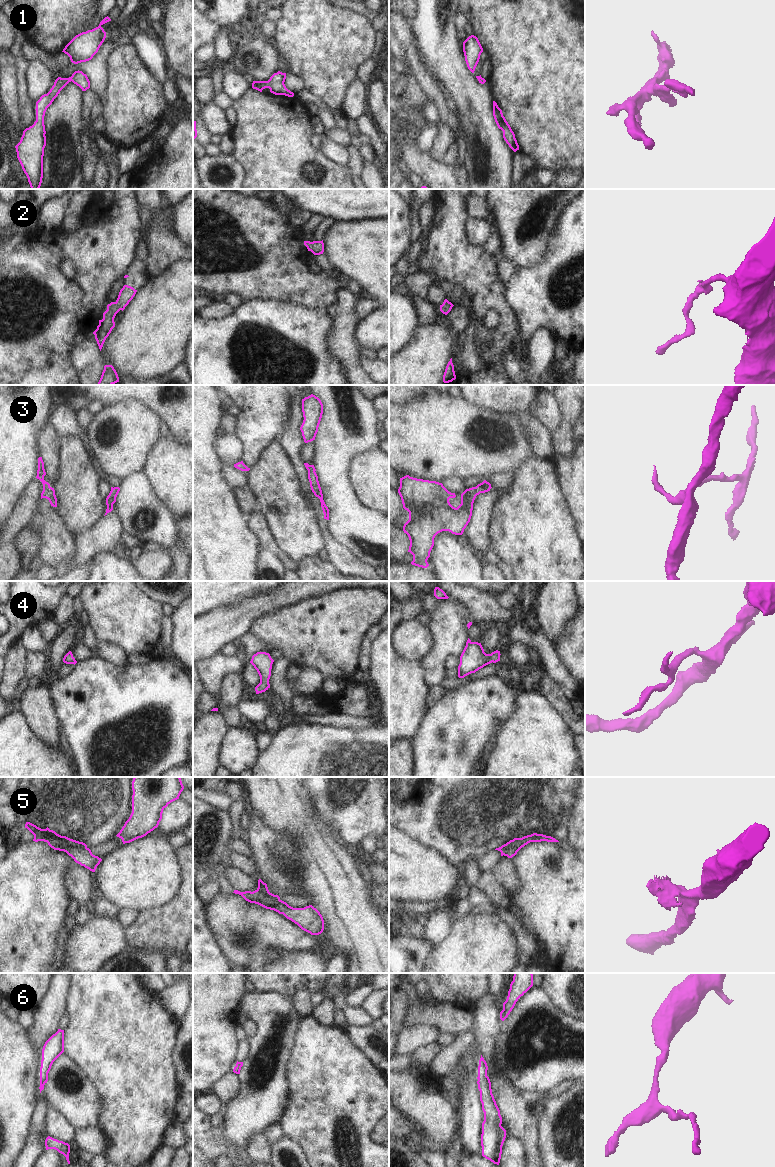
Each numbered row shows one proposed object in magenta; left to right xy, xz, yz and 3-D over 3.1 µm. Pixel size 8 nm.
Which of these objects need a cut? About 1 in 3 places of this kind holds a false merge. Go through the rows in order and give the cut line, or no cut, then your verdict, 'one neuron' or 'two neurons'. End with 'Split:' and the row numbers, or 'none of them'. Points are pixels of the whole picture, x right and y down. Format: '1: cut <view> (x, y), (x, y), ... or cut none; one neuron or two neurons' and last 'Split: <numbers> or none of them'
1: cut none; one neuron
2: cut none; one neuron
3: cut none; one neuron
4: cut none; one neuron
5: cut xz (262, 888), (258, 894), (258, 899), (282, 913); two neurons
6: cut none; one neuron
Split: 5

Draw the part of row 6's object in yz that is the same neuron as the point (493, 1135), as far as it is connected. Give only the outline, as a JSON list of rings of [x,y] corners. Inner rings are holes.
[[[481,1055],[478,1066],[478,1089],[484,1112],[482,1123],[481,1146],[482,1156],[499,1165],[502,1146],[506,1138],[506,1130],[501,1126],[502,1117],[492,1094],[491,1082],[487,1076],[488,1066]]]

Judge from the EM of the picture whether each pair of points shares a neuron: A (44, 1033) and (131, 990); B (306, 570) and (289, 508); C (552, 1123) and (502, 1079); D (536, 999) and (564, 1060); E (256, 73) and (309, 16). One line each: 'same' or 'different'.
A: different
B: different
C: different
D: same
E: different

